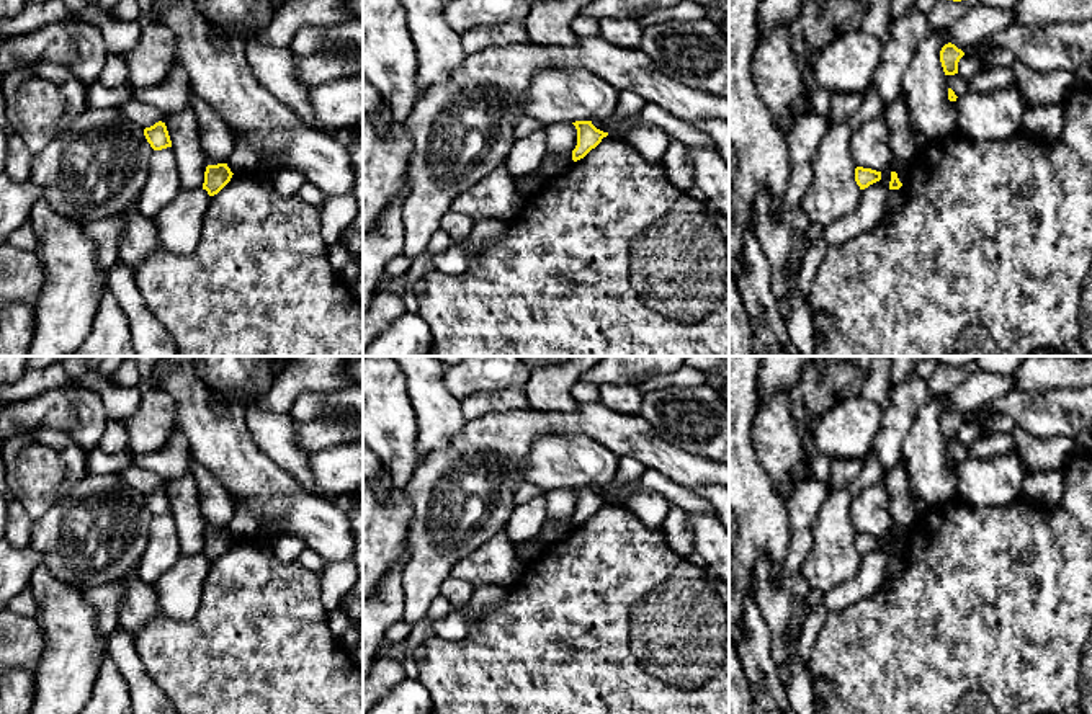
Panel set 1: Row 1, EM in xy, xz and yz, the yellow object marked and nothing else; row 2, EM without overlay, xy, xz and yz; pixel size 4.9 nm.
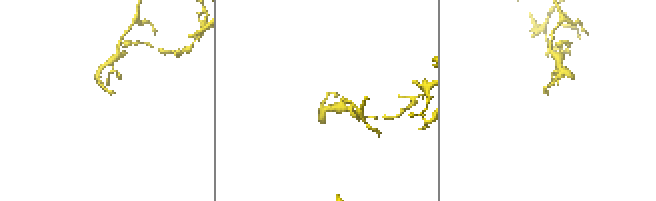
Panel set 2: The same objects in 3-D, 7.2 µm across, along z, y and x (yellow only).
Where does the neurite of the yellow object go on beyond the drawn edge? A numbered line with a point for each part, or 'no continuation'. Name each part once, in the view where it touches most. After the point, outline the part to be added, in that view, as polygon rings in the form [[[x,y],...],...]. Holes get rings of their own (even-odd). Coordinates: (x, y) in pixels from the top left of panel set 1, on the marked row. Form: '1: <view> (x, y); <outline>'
no continuation

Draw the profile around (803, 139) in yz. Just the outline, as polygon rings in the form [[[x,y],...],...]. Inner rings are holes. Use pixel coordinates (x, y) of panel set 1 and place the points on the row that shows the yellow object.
[[[808,111],[798,116],[785,134],[790,155],[790,181],[780,201],[781,211],[801,208],[804,191],[811,186],[811,165],[829,126],[829,118]]]

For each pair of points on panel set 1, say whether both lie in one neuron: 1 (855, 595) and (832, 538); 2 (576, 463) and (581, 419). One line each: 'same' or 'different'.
1: different
2: different

